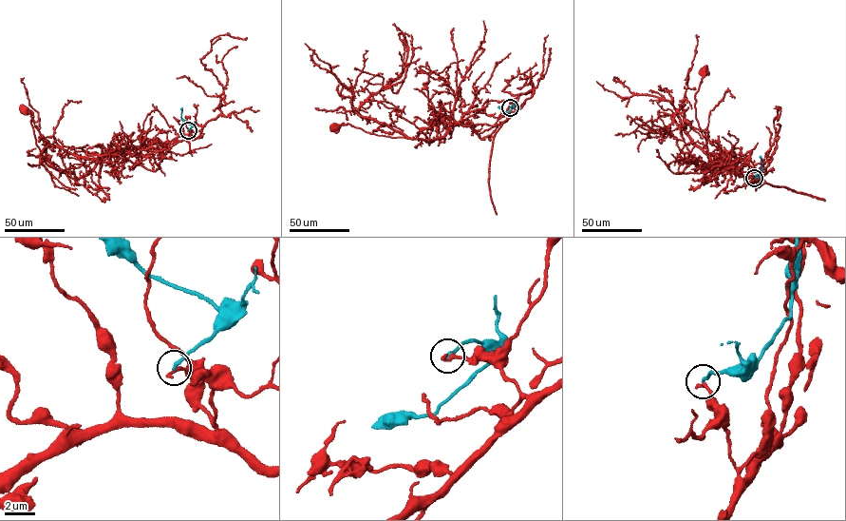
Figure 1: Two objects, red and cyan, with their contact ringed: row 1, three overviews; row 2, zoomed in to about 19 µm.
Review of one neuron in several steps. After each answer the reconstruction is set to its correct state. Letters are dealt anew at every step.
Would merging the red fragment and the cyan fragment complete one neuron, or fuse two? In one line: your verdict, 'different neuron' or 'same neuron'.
different neuron

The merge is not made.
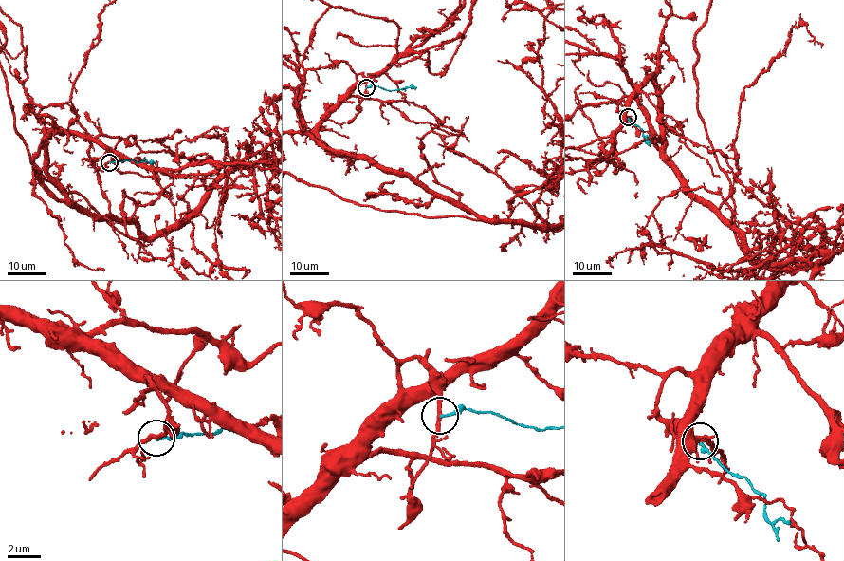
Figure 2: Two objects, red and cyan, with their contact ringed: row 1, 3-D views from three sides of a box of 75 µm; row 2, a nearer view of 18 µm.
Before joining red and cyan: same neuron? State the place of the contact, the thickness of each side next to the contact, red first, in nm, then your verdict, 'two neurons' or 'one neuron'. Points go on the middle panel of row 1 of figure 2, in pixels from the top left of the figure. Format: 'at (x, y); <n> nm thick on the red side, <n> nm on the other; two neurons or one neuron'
at (366, 87); 240 nm thick on the red side, 160 nm on the other; two neurons

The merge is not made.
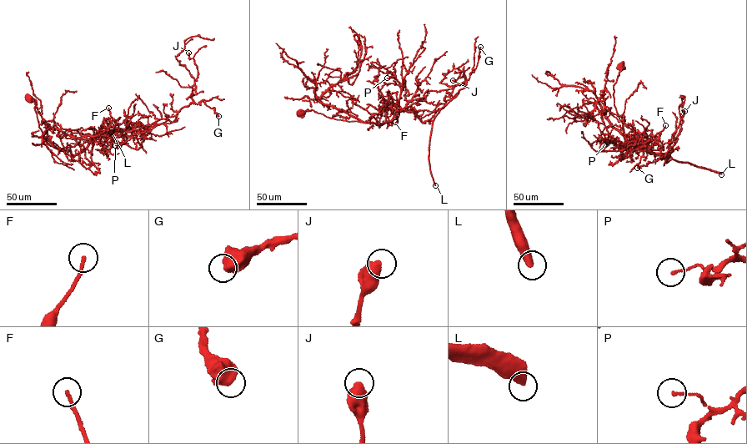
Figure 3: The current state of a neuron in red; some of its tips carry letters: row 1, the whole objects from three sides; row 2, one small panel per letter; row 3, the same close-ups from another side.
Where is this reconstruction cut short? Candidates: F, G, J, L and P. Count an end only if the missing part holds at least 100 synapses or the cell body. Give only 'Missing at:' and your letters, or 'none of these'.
Missing at: L

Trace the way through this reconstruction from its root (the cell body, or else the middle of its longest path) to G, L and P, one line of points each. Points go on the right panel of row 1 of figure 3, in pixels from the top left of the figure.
G: (619, 67), (614, 103), (624, 139), (671, 158), (637, 168)
L: (619, 67), (614, 106), (626, 142), (647, 143), (644, 148), (650, 153), (669, 153), (721, 174)
P: (619, 67), (614, 103), (624, 138), (633, 146), (648, 143), (627, 146), (607, 142)

